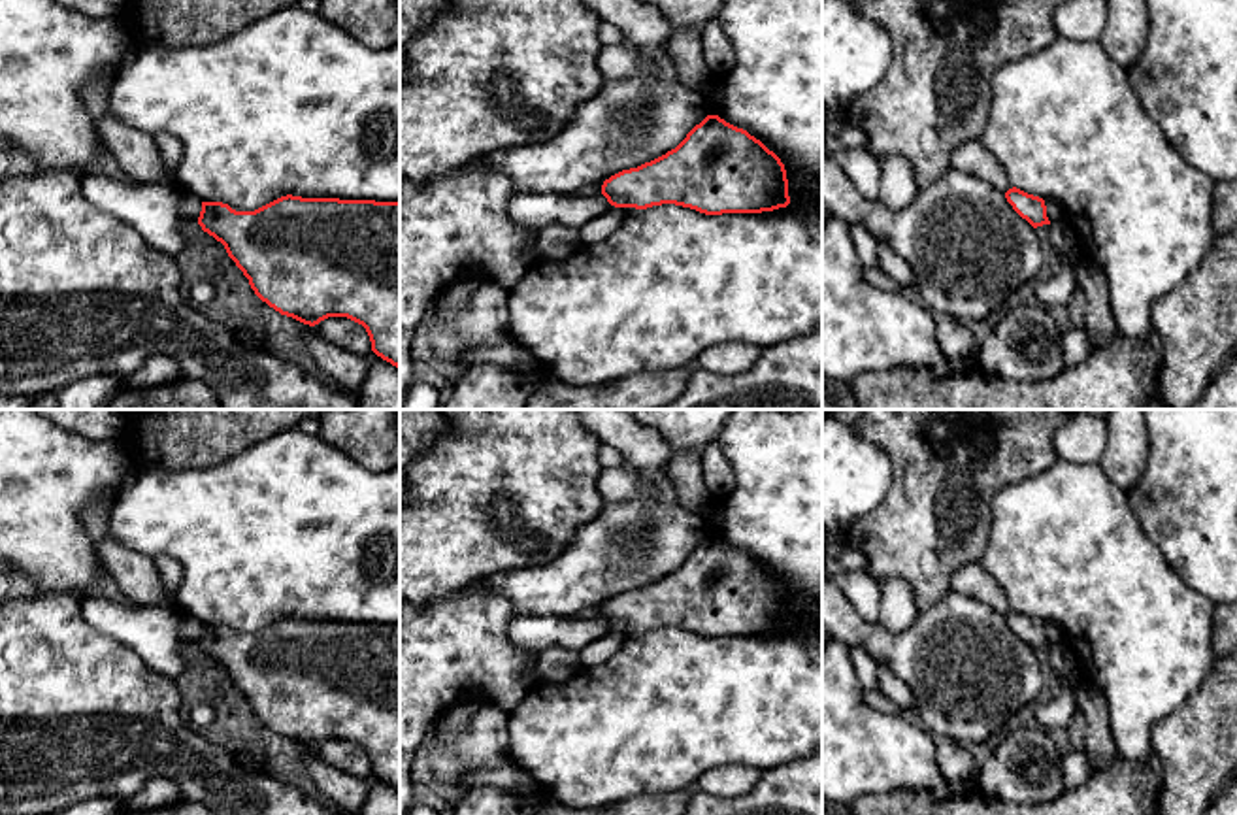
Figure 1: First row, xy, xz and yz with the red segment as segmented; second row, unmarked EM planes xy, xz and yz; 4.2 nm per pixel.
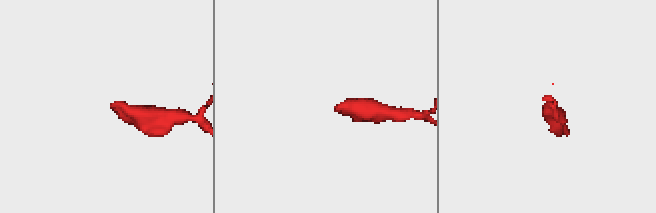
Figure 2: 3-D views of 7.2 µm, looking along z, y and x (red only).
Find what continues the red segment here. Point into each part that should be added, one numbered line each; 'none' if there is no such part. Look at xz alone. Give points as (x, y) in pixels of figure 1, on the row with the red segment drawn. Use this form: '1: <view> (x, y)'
none

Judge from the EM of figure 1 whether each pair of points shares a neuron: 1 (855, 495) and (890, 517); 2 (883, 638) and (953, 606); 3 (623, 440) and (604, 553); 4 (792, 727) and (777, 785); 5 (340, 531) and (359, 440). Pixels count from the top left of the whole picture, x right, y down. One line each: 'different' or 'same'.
1: different
2: same
3: same
4: different
5: different

